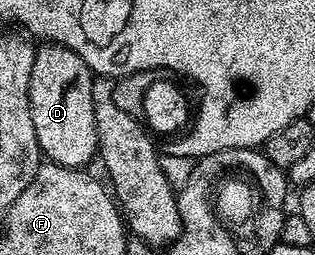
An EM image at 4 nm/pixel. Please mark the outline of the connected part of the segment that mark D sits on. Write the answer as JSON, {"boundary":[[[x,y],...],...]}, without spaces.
{"boundary":[[[49,44],[37,50],[34,73],[30,73],[30,105],[34,113],[34,133],[38,133],[38,145],[47,162],[84,169],[91,159],[97,158],[93,78],[86,61],[69,47]]]}

